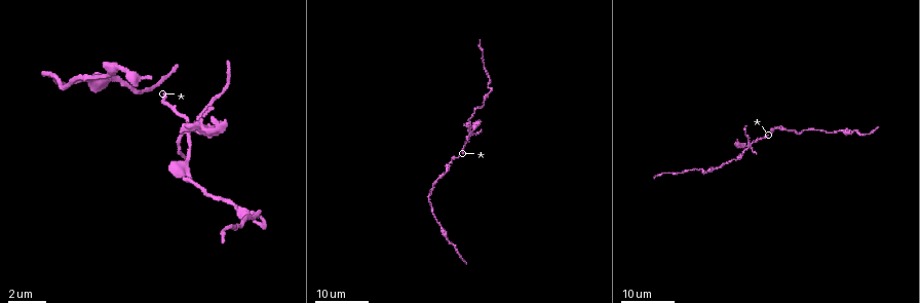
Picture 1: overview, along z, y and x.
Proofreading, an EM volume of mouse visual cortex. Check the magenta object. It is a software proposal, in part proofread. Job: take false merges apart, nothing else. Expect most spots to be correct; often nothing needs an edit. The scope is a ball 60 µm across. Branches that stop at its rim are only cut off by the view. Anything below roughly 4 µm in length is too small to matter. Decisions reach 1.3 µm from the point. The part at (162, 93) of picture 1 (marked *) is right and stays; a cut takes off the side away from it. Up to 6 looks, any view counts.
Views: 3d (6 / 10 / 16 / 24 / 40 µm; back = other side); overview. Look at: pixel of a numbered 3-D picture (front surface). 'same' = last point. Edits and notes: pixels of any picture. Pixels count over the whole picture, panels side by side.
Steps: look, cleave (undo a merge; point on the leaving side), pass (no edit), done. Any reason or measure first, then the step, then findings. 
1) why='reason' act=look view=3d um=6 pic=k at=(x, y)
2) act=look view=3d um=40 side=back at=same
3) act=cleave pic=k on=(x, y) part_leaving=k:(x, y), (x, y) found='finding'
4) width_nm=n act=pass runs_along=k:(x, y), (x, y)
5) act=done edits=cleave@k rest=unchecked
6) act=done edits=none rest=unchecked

why='sudden change in width' act=look view=3d um=24 pic=1 at=(446, 238)

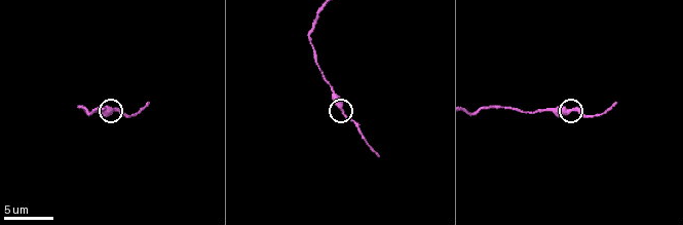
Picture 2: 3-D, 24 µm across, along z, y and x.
act=look view=3d um=6 pic=2 at=(570, 111)

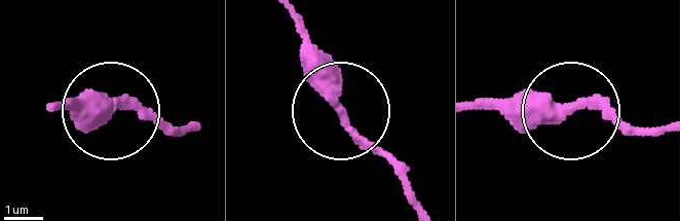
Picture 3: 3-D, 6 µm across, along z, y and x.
act=pass runs_along=3:(474, 106), (601, 106), (637, 125) found='continuous, no second neuron'

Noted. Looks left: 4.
why='calibre changes' act=look view=3d um=24 pic=1 at=(490, 93)

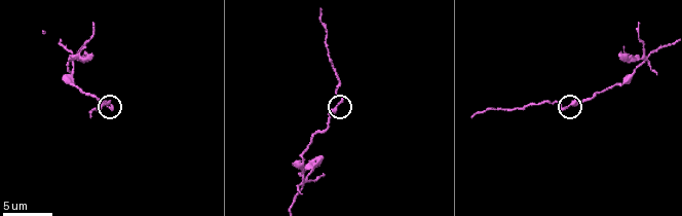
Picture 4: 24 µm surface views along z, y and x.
act=look view=3d um=10 pic=4 at=(341, 103)

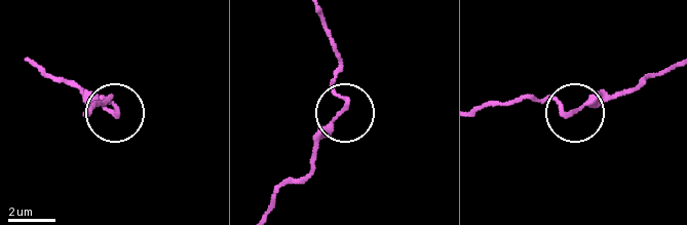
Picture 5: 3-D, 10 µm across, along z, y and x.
act=pass runs_along=5:(670, 67), (594, 99), (576, 112), (552, 99), (519, 97) found='all the same neuron'

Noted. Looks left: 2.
why='looks like a crossing' act=look view=3d um=6 pic=4 at=(644, 59)

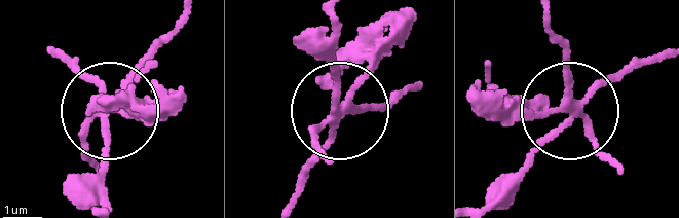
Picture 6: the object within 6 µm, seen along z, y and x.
why='other side' act=look view=3d um=6 side=back pic=6 at=(109, 118)

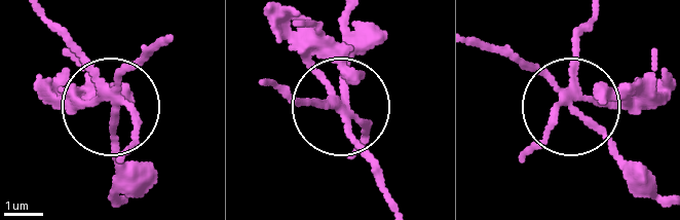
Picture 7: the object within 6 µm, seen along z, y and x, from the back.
act=cleave pic=7 on=(342, 52) part_leaving=7:(340, 109), (268, 79) found='two neurons meet here'

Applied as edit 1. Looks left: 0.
act=done edits=cleave@7 rest=unchecked

